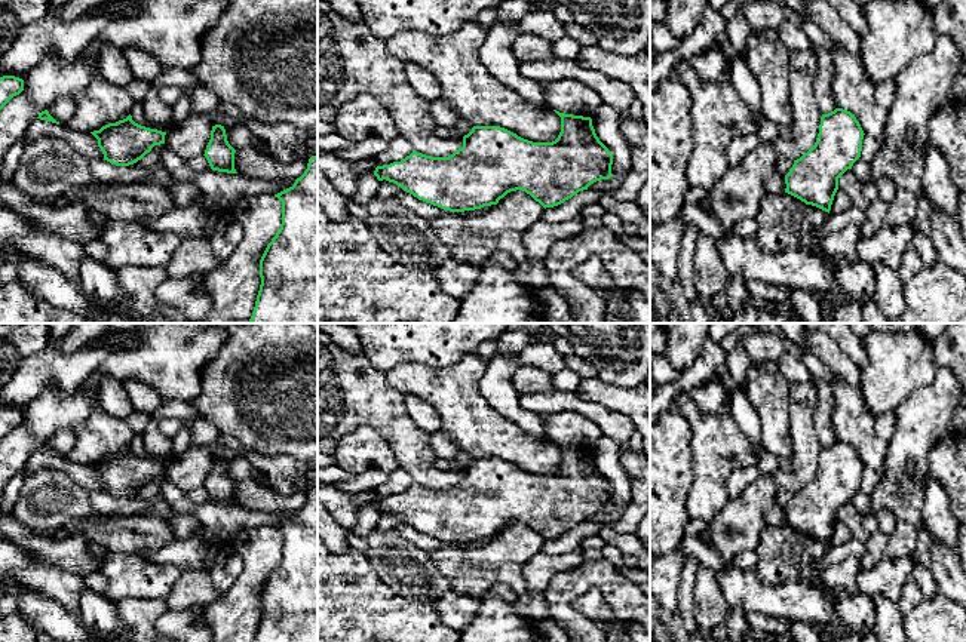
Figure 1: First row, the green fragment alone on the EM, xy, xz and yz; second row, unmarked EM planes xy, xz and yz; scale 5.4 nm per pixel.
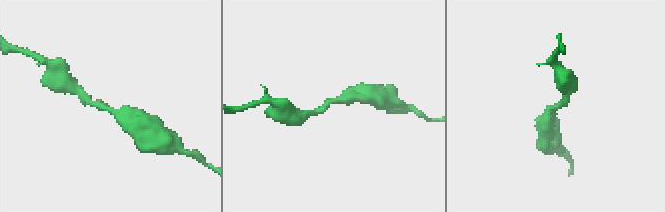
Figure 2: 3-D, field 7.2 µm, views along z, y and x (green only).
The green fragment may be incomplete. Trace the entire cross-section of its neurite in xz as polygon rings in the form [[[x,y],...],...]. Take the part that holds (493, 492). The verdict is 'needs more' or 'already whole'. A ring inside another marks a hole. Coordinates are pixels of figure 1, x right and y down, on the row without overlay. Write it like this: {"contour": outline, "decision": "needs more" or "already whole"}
{"contour": [[[553,443],[561,449],[561,464],[552,474],[533,474],[500,458],[473,458],[463,469],[463,479],[448,489],[413,483],[401,494],[377,498],[374,507],[450,544],[497,537],[516,522],[530,526],[545,541],[558,538],[591,516],[611,510],[613,486],[597,469],[591,449]]], "decision": "already whole"}

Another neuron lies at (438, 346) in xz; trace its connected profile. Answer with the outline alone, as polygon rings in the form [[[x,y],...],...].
[[[356,323],[353,326],[362,344],[362,353],[371,365],[389,374],[401,363],[423,363],[444,369],[478,350],[484,341],[497,341],[505,332],[525,331],[534,342],[546,341],[548,323]]]

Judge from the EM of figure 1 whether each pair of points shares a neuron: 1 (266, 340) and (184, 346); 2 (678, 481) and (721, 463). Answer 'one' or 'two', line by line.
1: two
2: two

